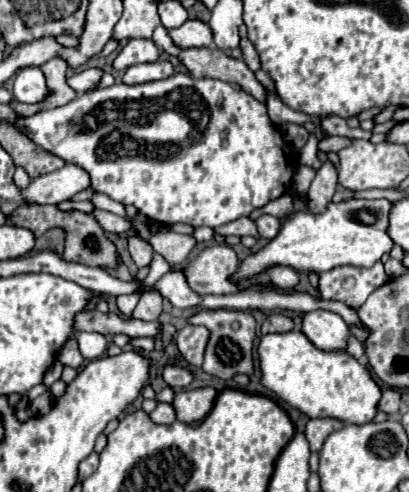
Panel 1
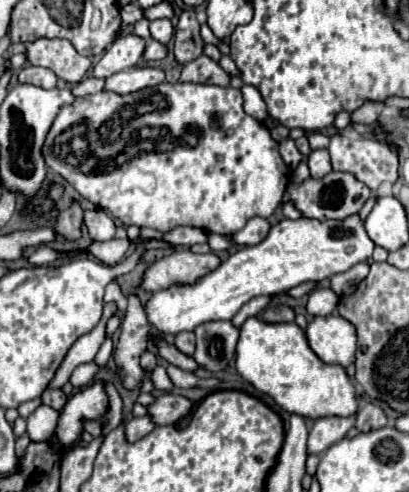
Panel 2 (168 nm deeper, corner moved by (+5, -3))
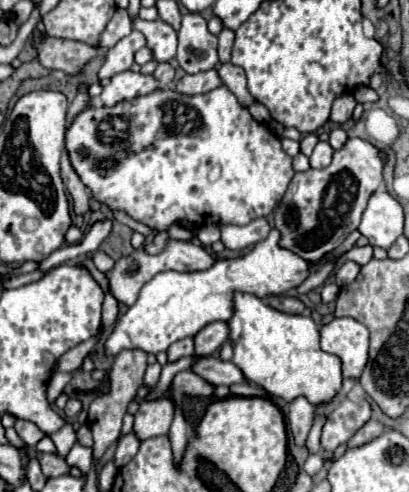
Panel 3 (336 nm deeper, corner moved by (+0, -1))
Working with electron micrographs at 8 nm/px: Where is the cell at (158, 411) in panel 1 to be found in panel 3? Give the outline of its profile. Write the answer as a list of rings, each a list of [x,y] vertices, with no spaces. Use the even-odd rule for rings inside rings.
[[[134,433],[120,437],[118,447],[116,447],[116,453],[114,453],[114,465],[116,465],[118,469],[124,467],[124,465],[126,465],[126,463],[136,455],[138,447],[140,447],[140,441],[136,439]]]

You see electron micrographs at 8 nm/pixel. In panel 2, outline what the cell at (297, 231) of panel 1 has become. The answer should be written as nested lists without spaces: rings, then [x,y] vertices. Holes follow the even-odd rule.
[[[355,213],[343,223],[319,223],[319,219],[283,219],[271,227],[269,235],[253,247],[235,251],[215,271],[201,277],[195,285],[175,285],[153,293],[145,305],[149,323],[163,335],[193,331],[197,325],[215,319],[231,319],[243,303],[259,295],[275,295],[295,285],[323,281],[333,273],[343,273],[355,263],[369,261],[375,243],[367,239],[363,219]]]

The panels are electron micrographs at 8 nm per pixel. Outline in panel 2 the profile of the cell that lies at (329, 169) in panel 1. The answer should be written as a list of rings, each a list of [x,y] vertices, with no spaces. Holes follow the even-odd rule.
[[[325,149],[309,153],[309,169],[313,179],[323,179],[323,175],[331,173],[331,159]]]

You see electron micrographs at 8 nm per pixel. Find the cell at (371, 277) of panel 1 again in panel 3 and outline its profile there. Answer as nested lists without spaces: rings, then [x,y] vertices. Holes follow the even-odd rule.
[[[346,261],[342,267],[338,267],[338,271],[336,271],[336,285],[348,285],[348,283],[352,283],[354,279],[356,279],[356,275],[360,273],[360,265],[356,265],[354,261]]]

